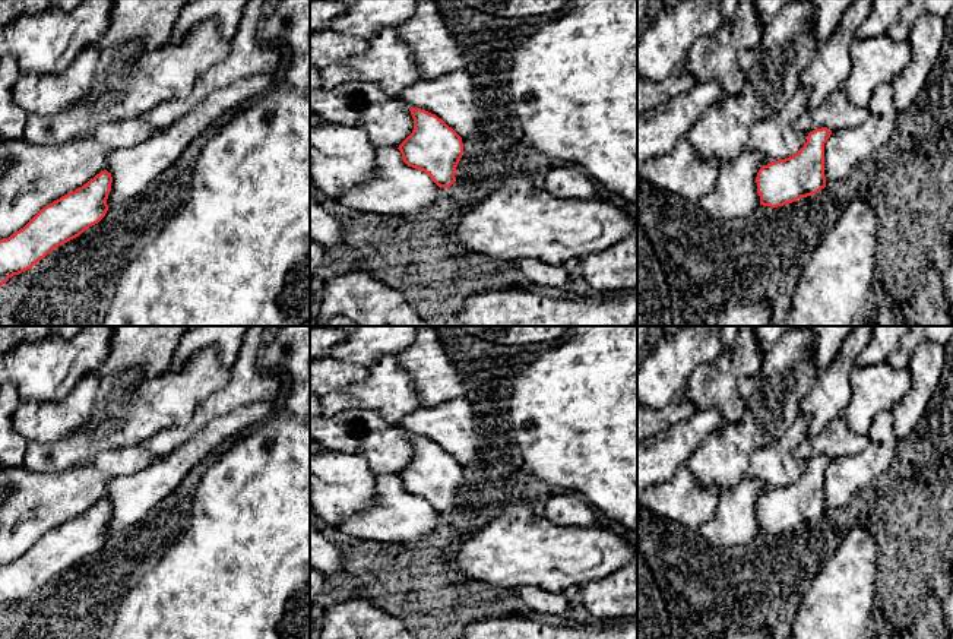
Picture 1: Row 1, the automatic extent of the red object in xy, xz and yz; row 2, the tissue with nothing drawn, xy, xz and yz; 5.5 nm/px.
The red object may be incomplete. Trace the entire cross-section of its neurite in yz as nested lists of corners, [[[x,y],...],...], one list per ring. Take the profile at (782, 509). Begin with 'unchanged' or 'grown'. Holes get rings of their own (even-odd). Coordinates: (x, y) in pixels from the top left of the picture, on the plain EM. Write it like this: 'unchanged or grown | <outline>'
unchanged | [[[827,455],[816,456],[797,481],[763,493],[756,504],[760,532],[778,535],[824,516],[824,471],[830,462]]]

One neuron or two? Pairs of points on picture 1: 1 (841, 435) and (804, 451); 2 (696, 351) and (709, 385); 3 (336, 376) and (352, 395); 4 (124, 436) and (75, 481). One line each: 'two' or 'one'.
1: one
2: two
3: two
4: two

